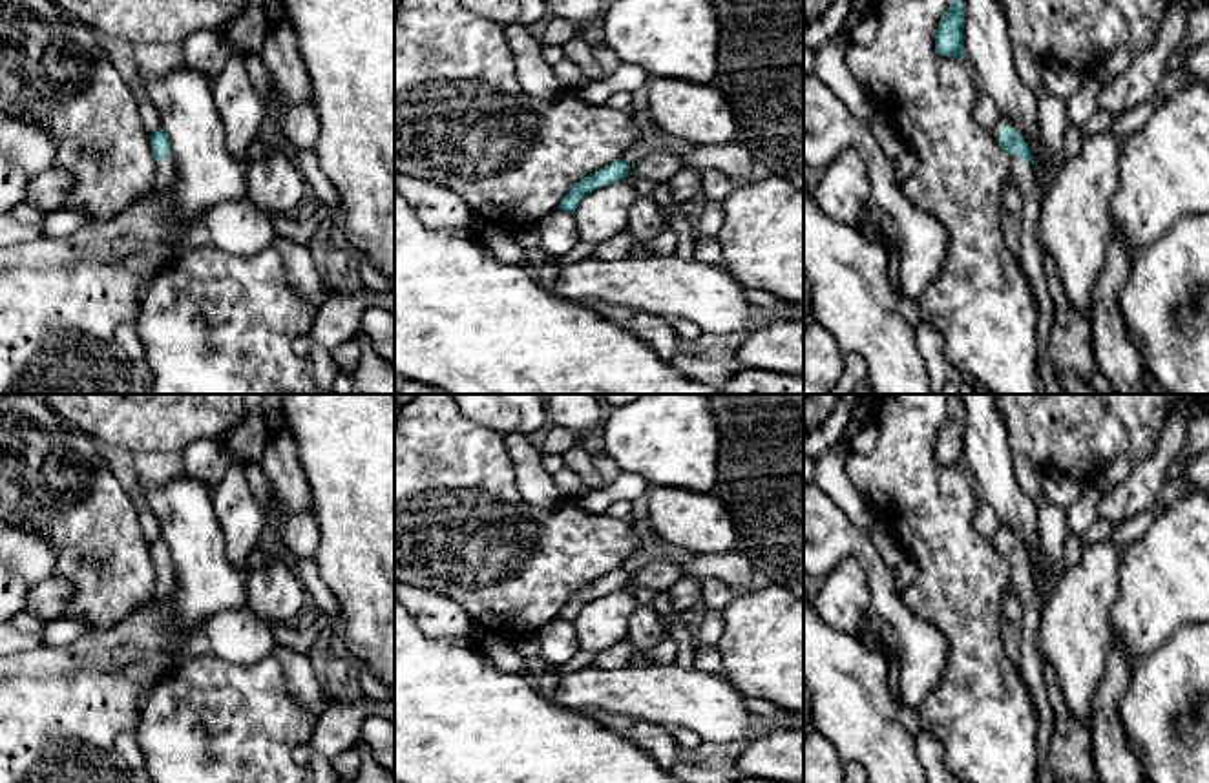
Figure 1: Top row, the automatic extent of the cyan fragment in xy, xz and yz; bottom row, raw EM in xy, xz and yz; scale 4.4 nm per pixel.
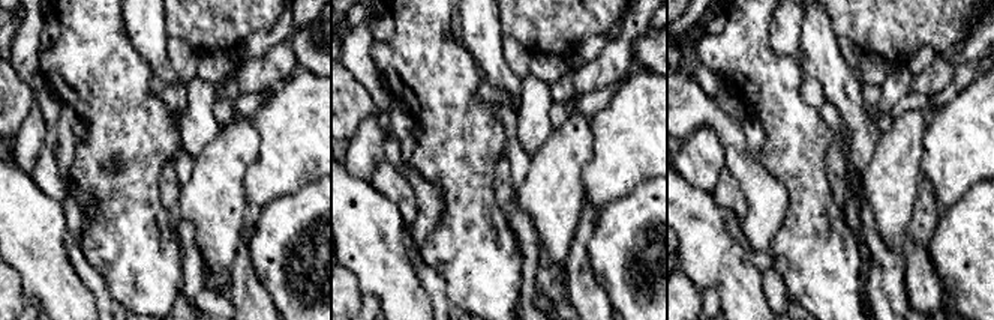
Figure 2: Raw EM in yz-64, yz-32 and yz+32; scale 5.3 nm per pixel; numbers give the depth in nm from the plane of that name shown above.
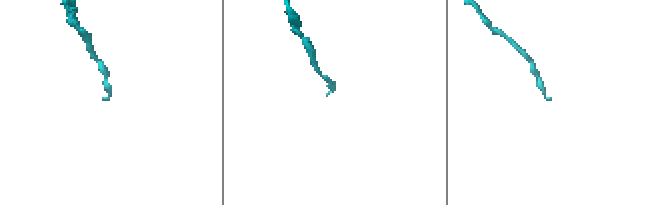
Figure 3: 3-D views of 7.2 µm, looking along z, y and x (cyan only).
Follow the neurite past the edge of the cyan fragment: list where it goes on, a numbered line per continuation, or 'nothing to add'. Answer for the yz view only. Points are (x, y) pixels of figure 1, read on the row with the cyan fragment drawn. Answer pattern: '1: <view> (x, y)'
1: yz (1030, 258)

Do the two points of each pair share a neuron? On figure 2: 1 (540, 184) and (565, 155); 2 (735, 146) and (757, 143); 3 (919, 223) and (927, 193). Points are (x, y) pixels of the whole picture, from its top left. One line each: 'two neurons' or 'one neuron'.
1: one neuron
2: two neurons
3: one neuron

